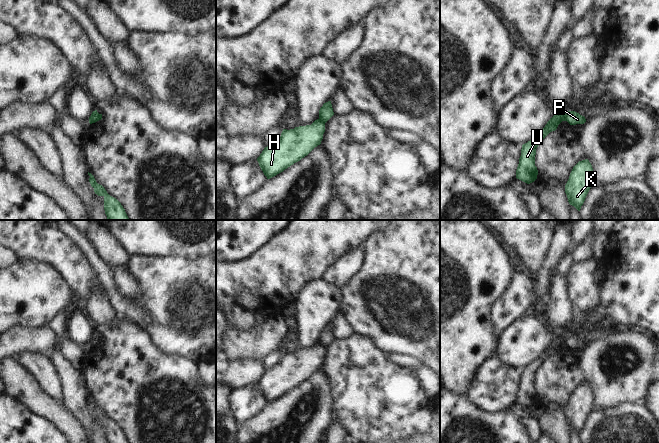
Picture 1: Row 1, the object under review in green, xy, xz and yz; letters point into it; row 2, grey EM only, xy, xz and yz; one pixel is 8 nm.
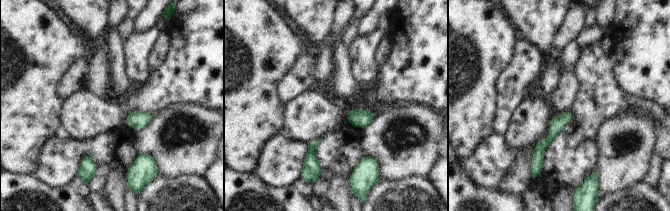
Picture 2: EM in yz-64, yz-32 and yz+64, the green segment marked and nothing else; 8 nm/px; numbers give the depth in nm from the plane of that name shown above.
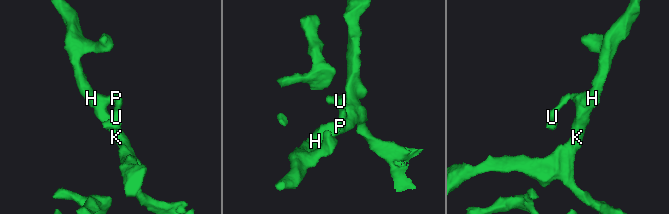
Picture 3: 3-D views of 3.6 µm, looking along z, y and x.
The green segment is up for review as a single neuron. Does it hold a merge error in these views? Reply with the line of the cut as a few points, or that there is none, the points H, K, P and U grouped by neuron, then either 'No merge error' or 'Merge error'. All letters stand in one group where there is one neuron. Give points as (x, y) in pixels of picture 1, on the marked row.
Split along yz (564, 112), (565, 120). Groups: H K P / U. Merge error.

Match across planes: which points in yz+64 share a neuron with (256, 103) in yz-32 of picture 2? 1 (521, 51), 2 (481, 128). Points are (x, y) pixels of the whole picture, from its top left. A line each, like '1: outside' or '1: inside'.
1: outside
2: inside

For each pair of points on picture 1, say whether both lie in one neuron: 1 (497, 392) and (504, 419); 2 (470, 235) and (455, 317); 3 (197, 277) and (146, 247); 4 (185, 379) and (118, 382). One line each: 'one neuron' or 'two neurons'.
1: two neurons
2: one neuron
3: two neurons
4: one neuron

